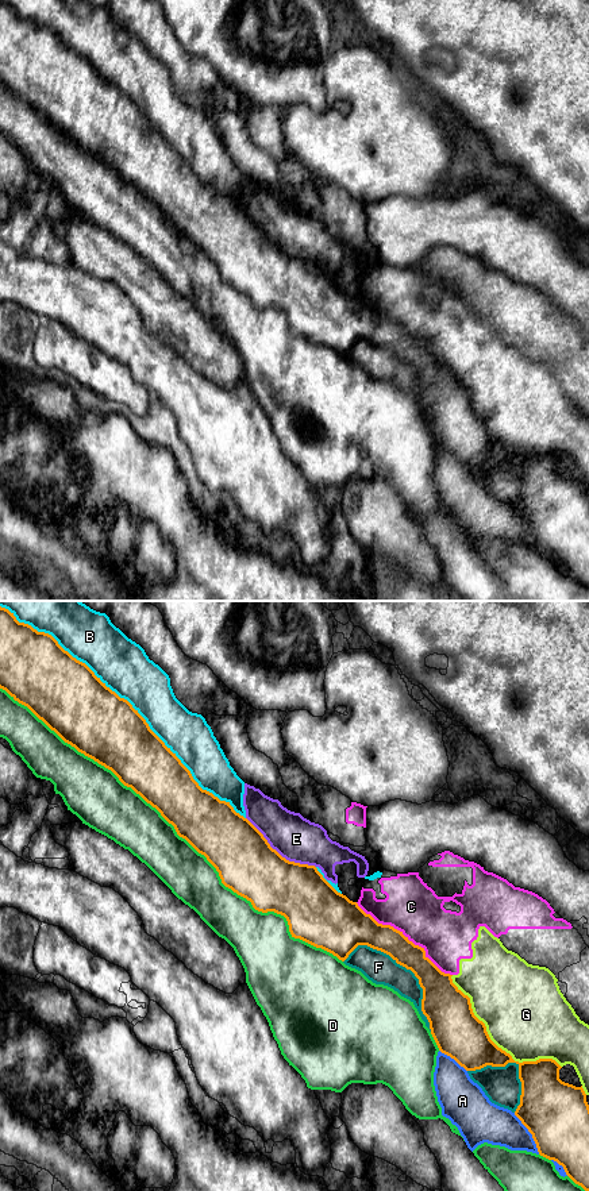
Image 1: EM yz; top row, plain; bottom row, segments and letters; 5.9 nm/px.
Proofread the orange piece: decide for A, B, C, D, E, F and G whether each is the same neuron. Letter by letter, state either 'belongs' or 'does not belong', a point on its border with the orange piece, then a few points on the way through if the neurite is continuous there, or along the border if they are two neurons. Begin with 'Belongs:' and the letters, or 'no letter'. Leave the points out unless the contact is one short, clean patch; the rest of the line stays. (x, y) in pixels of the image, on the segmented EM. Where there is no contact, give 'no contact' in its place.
Belongs: no letter
A: does not belong | yz (530, 1132)
B: does not belong | yz (129, 702)
C: does not belong | yz (404, 936)
D: does not belong | yz (180, 836)
E: does not belong | yz (277, 852)
F: does not belong | yz (415, 975)
G: does not belong | yz (493, 1043)

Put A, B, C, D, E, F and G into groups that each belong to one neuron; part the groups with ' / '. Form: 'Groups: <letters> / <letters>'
Groups: A / B G / C / D / E / F

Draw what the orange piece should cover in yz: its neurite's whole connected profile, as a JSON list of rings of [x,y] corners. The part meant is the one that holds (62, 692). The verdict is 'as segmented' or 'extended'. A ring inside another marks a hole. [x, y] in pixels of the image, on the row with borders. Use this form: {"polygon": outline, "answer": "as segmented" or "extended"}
{"polygon": [[[1,606],[0,689],[27,706],[65,743],[111,770],[124,786],[155,808],[180,837],[207,857],[226,887],[250,901],[258,911],[284,916],[292,937],[322,948],[342,961],[358,945],[367,945],[411,970],[423,988],[421,1011],[439,1051],[466,1071],[516,1063],[521,1095],[515,1115],[532,1134],[539,1155],[557,1161],[575,1184],[589,1191],[589,1105],[582,1086],[562,1082],[562,1067],[553,1059],[515,1061],[490,1040],[485,1024],[473,1013],[470,998],[453,983],[453,975],[442,972],[426,956],[424,948],[415,945],[393,926],[378,924],[357,902],[338,893],[315,866],[282,857],[230,802],[220,801],[199,786],[190,771],[127,699],[107,687],[51,635],[19,623],[14,613]]], "answer": "as segmented"}

